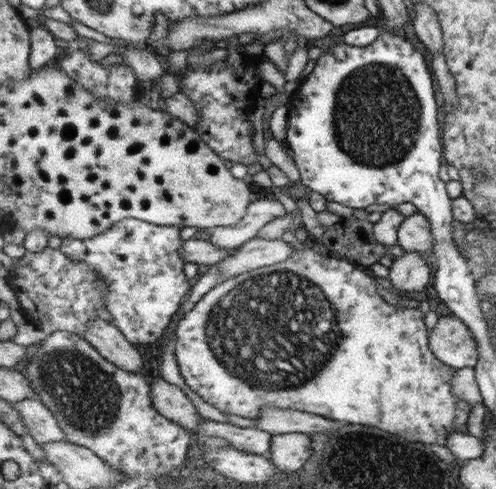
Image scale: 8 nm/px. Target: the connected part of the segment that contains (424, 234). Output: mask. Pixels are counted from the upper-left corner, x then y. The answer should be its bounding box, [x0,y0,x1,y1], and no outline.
[395,212,435,267]

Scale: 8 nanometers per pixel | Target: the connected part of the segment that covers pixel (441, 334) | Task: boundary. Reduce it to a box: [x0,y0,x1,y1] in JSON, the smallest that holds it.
[430,316,478,369]

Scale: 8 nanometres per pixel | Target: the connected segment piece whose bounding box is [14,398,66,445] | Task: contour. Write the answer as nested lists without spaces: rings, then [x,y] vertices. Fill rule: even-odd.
[[[26,398],[14,403],[14,407],[21,413],[30,436],[40,445],[51,442],[64,442],[66,432],[59,426],[54,411],[39,399]]]

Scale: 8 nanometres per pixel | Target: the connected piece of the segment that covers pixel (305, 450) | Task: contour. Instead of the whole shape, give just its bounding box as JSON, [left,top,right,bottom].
[269,433,313,472]

